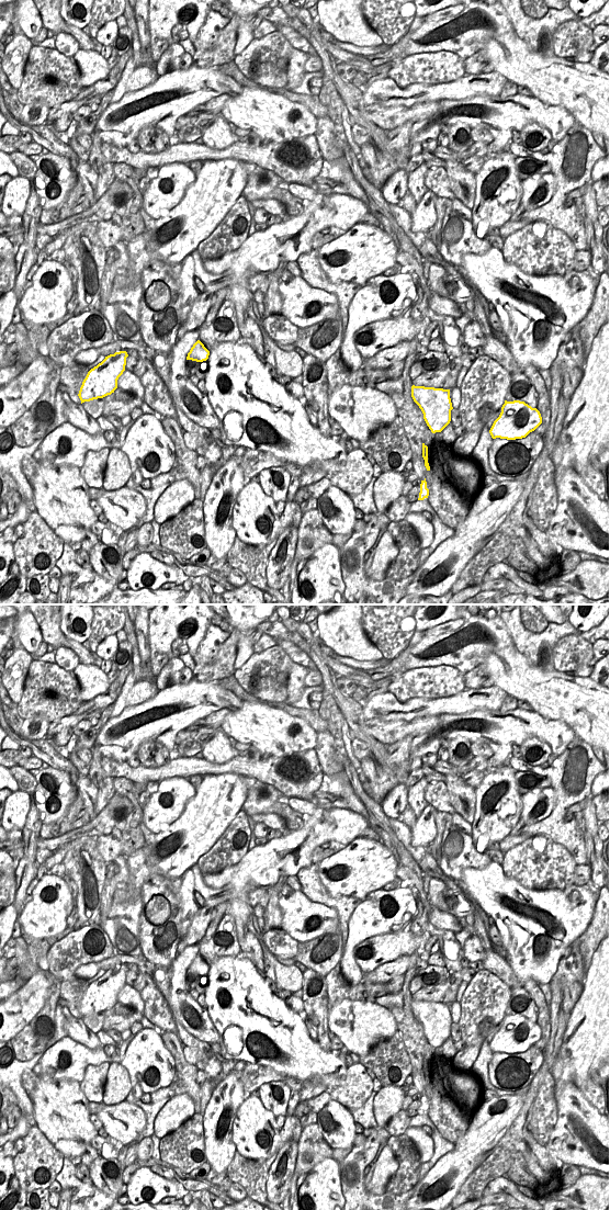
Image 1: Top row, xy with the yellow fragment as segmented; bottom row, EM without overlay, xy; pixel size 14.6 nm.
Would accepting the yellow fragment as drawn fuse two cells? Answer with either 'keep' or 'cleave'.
cleave

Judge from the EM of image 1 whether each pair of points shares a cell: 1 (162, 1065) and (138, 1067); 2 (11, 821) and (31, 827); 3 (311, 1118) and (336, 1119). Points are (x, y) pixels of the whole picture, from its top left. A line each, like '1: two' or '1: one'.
1: one
2: two
3: two

